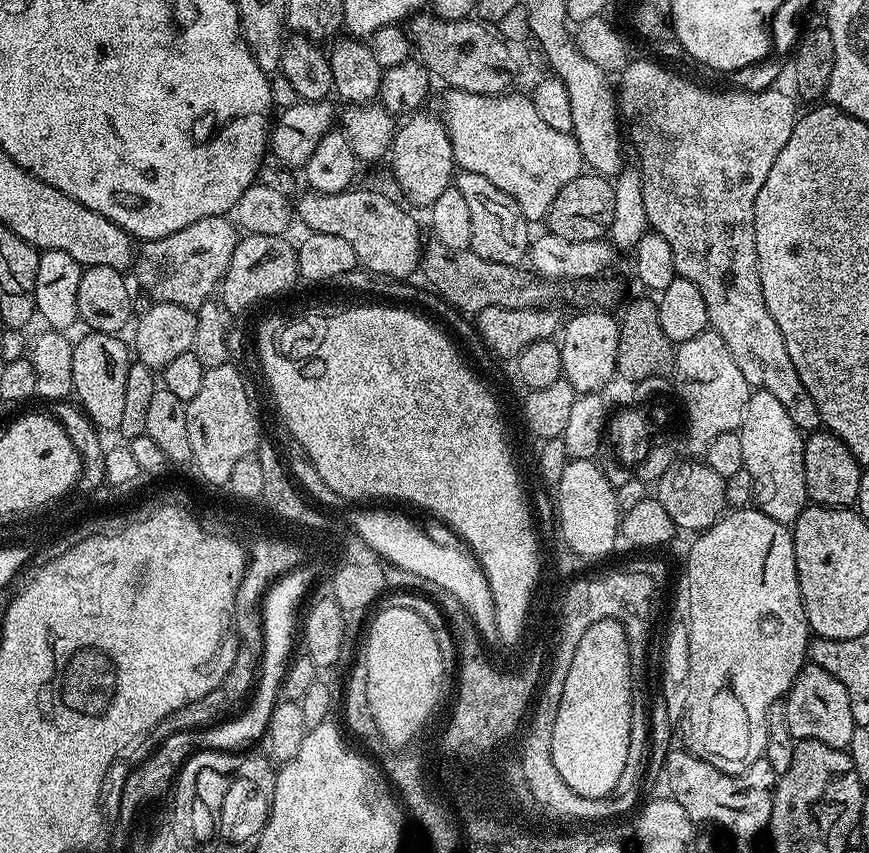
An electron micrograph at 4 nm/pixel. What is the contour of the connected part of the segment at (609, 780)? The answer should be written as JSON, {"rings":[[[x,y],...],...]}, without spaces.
{"rings":[[[611,619],[594,622],[582,634],[569,664],[558,718],[554,718],[554,766],[574,794],[611,797],[618,786],[618,774],[626,766],[630,713],[628,638],[621,623]]]}

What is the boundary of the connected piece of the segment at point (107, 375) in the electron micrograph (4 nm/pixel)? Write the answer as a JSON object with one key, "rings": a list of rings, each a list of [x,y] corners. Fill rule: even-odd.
{"rings":[[[89,331],[84,335],[88,336],[82,337],[80,341],[77,339],[72,346],[74,350],[72,390],[79,407],[83,408],[95,427],[105,433],[106,431],[115,433],[122,426],[130,348],[120,341],[119,335],[111,332]]]}

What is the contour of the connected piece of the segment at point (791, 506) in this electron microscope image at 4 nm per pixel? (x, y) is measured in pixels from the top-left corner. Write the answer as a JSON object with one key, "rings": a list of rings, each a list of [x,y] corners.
{"rings":[[[759,390],[753,391],[746,402],[746,414],[742,418],[740,427],[738,429],[740,437],[742,438],[742,458],[744,459],[744,471],[750,474],[752,479],[752,499],[754,506],[762,514],[766,514],[770,518],[774,518],[774,522],[779,524],[787,524],[789,526],[795,525],[796,519],[802,515],[804,509],[809,507],[810,501],[808,499],[808,491],[806,490],[806,466],[804,465],[804,441],[805,437],[802,435],[800,428],[794,426],[794,418],[790,418],[790,414],[786,414],[786,409],[782,406],[782,402],[778,402],[778,398],[774,398],[774,394],[769,392],[762,392]]]}

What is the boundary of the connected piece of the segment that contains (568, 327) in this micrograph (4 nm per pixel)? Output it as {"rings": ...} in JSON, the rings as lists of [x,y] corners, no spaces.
{"rings":[[[580,310],[567,317],[558,343],[562,350],[563,379],[582,392],[600,392],[608,379],[616,376],[618,358],[618,334],[620,326],[617,317],[608,310]]]}

